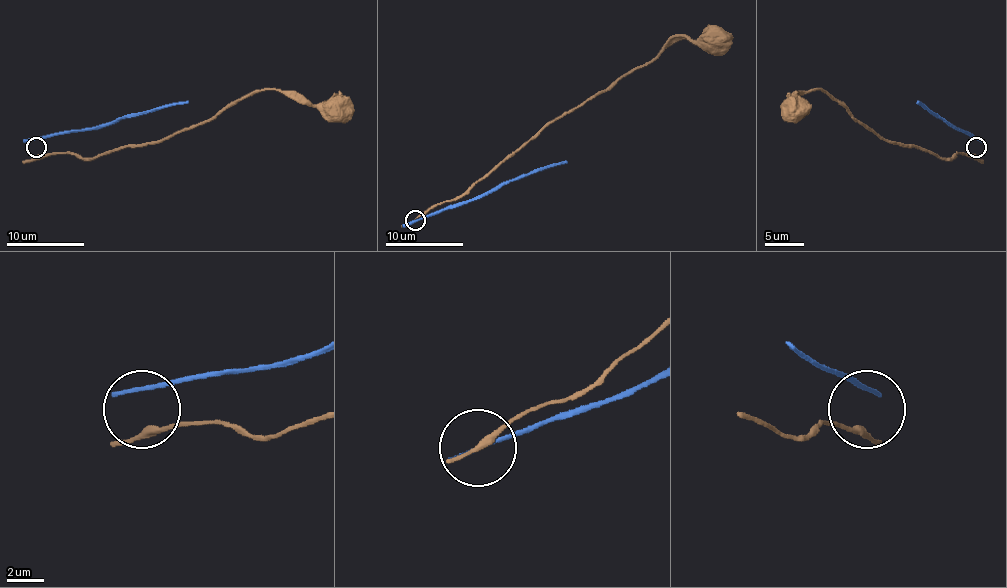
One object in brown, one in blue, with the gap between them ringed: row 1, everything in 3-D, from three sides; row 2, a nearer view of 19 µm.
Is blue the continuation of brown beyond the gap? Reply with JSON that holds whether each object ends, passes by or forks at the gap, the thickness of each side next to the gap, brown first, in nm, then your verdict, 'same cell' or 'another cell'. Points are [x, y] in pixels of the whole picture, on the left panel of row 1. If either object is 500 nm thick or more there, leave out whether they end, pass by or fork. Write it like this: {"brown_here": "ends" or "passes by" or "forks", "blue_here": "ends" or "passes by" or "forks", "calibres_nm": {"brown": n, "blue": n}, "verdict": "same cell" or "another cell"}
{"brown_here": "passes by", "blue_here": "passes by", "calibres_nm": {"brown": 360, "blue": 220}, "verdict": "another cell"}

